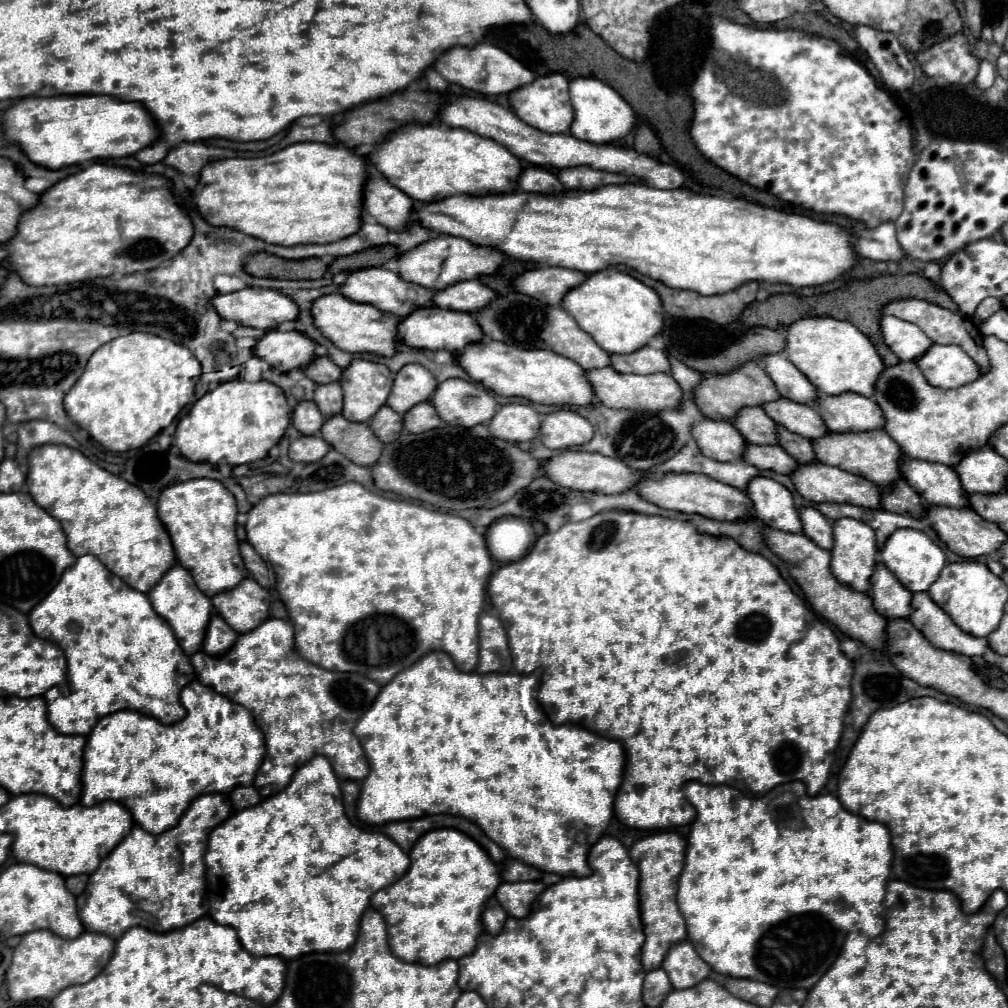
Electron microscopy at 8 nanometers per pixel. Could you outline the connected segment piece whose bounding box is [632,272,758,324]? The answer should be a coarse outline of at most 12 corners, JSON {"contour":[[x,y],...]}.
{"contour":[[632,272],[654,288],[666,312],[714,324],[734,322],[756,300],[758,284],[702,296]]}

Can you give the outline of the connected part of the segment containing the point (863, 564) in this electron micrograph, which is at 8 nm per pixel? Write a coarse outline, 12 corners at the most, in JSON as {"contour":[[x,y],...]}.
{"contour":[[854,518],[832,522],[832,574],[872,594],[876,538]]}

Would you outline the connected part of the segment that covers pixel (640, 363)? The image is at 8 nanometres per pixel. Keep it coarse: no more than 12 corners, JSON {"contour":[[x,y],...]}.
{"contour":[[658,335],[632,354],[610,354],[610,366],[632,374],[668,372]]}

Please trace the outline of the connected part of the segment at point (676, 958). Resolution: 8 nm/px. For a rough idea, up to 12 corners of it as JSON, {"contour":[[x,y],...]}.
{"contour":[[684,940],[664,958],[676,990],[706,980],[710,966]]}

